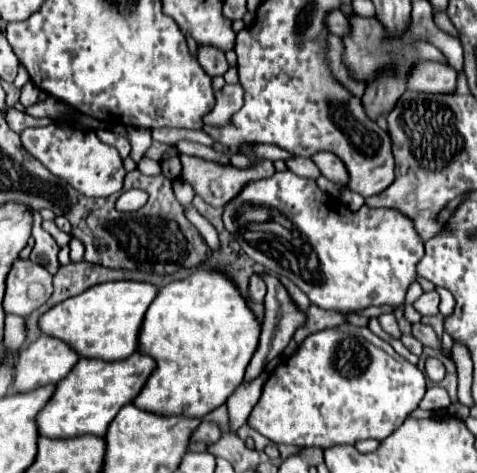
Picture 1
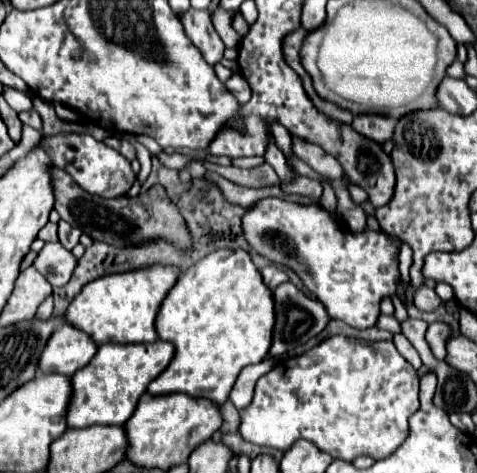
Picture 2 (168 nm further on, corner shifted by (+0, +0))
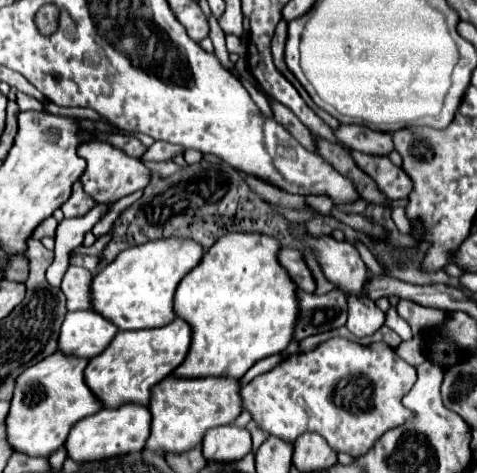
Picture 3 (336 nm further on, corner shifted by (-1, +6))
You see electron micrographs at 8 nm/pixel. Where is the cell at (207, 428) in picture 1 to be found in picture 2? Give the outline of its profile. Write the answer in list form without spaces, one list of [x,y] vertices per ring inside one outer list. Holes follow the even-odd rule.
[[[231,401],[223,403],[221,407],[221,417],[223,417],[223,425],[221,425],[221,433],[233,433],[239,429],[239,411],[235,409],[235,405]]]

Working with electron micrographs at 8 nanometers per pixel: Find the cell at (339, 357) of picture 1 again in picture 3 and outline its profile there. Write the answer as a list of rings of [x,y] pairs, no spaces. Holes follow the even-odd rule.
[[[334,337],[326,343],[320,343],[310,353],[290,355],[286,361],[276,365],[272,371],[254,377],[242,389],[244,409],[252,413],[256,425],[280,439],[296,441],[302,433],[318,433],[328,445],[336,451],[344,451],[352,457],[364,455],[388,429],[402,425],[410,419],[410,411],[402,405],[402,397],[416,383],[416,369],[396,355],[386,343],[372,343],[368,347],[352,343],[342,337]]]

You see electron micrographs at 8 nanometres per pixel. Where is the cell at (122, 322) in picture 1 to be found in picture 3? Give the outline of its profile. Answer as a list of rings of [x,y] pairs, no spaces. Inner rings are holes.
[[[164,237],[122,251],[92,281],[92,309],[118,329],[154,329],[176,319],[174,293],[182,277],[200,263],[204,247],[186,237]]]

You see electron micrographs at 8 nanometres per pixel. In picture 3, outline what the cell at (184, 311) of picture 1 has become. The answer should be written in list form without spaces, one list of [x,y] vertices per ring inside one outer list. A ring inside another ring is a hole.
[[[228,233],[210,247],[200,265],[196,265],[178,285],[174,309],[176,315],[192,325],[192,347],[184,363],[174,371],[178,377],[242,377],[256,361],[282,353],[294,339],[294,321],[298,321],[298,287],[278,265],[282,245],[276,237],[262,233]]]

